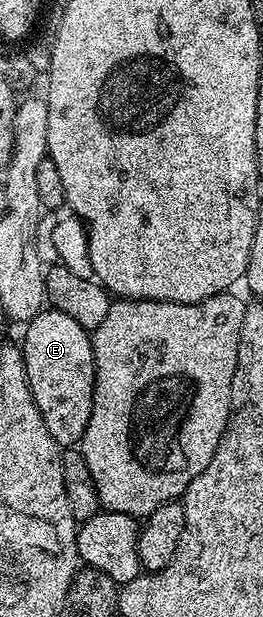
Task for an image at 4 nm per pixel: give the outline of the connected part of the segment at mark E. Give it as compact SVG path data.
M56 309L40 311L33 320L24 324L23 331L25 331L25 343L23 342L25 368L35 405L47 425L47 433L55 437L55 441L62 449L72 448L80 444L93 408L93 341L90 332L81 327L79 321L75 321L75 317L67 317L67 313Z

